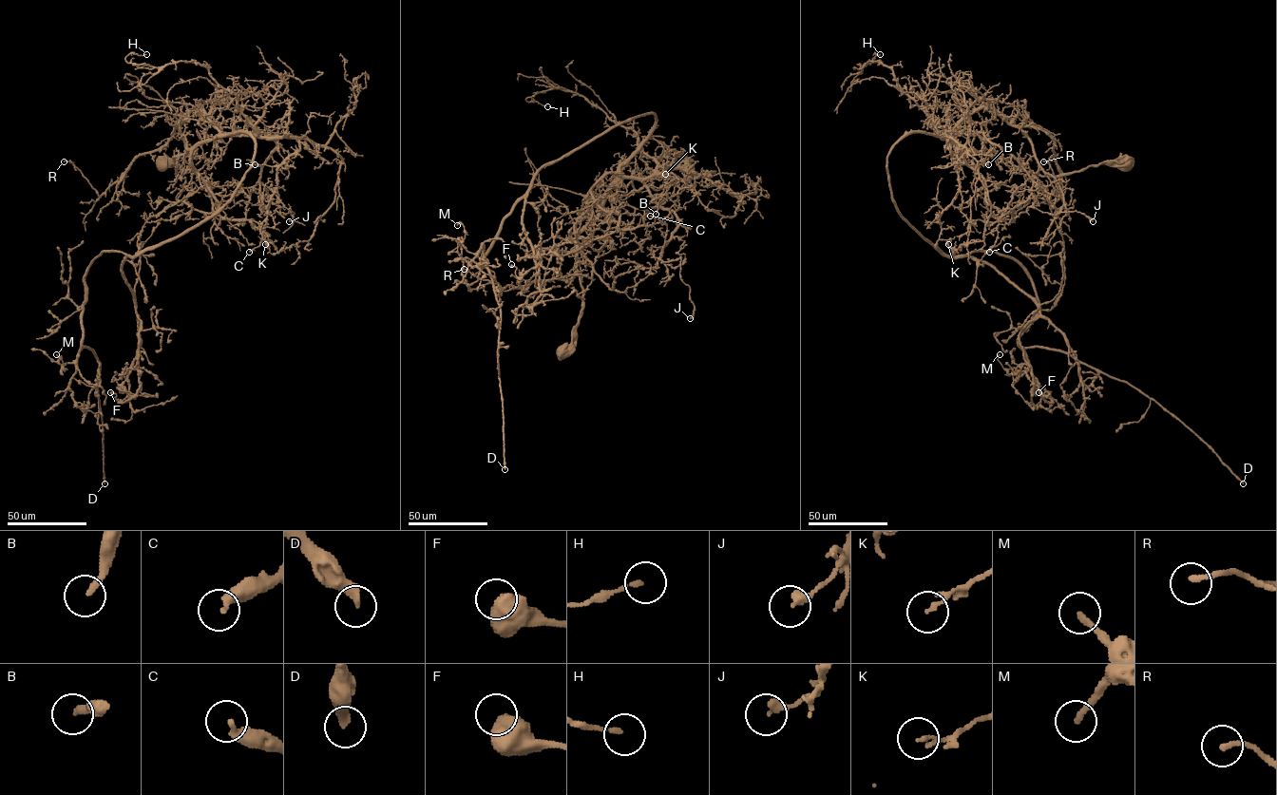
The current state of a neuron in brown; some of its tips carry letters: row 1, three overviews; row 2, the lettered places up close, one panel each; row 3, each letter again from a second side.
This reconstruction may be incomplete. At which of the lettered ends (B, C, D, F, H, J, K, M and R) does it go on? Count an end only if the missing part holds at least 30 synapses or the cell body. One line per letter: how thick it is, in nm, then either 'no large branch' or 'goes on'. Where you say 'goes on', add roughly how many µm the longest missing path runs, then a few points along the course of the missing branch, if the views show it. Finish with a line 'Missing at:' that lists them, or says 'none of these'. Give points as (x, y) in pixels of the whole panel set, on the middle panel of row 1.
B: 240 nm thick; goes on; about 45 µm are missing; missing branch runs (656, 214), (651, 217), (649, 235), (637, 255), (635, 270)
C: 320 nm thick; no large branch
D: 380 nm thick; goes on; about 600 µm are missing
F: 750 nm thick; no large branch
H: 150 nm thick; no large branch
J: 280 nm thick; no large branch
K: 100 nm thick; no large branch
M: 240 nm thick; no large branch
R: 190 nm thick; no large branch
Missing at: B, D

